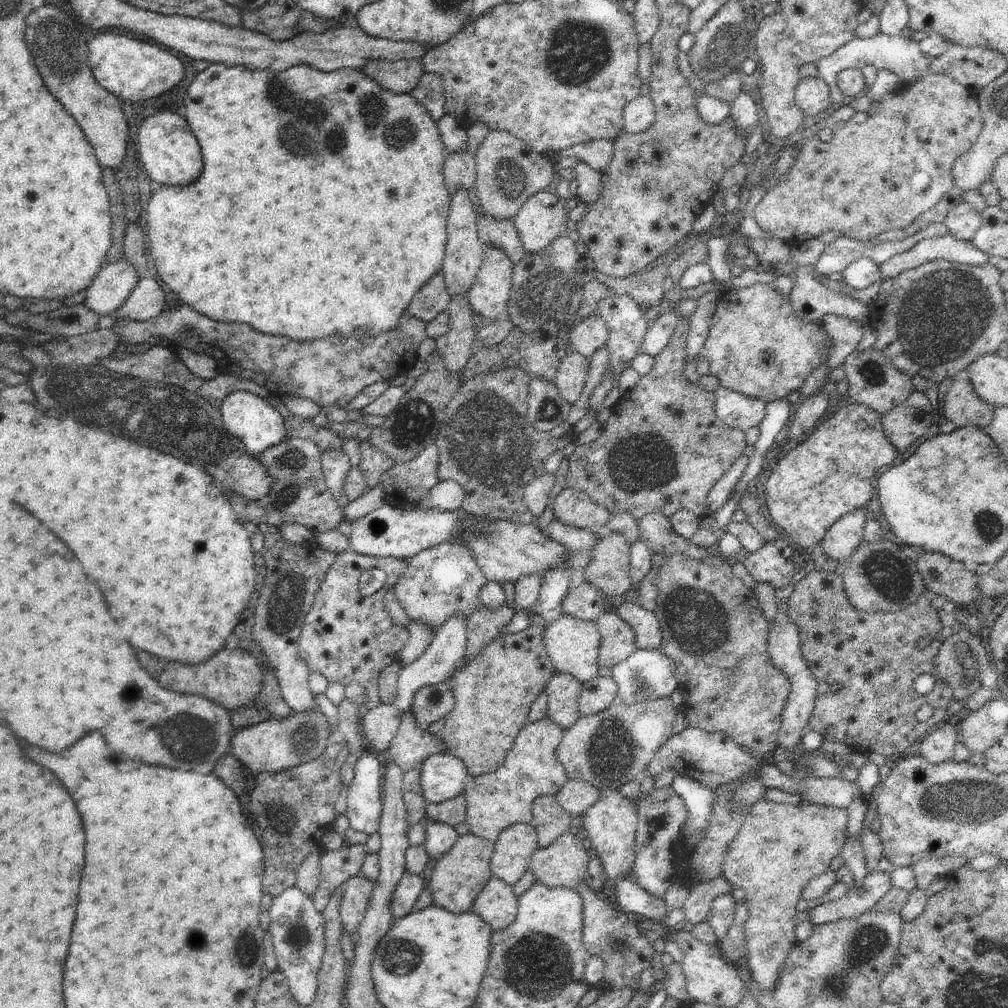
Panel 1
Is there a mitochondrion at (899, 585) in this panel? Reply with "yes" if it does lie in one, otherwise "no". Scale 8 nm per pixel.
yes

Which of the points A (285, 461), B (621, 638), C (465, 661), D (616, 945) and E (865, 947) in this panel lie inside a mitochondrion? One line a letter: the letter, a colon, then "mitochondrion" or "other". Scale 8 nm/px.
A: other
B: other
C: other
D: mitochondrion
E: mitochondrion

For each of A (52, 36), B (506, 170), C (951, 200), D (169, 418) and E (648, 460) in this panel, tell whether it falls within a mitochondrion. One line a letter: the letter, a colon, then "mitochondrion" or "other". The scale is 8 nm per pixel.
A: mitochondrion
B: mitochondrion
C: other
D: mitochondrion
E: mitochondrion

